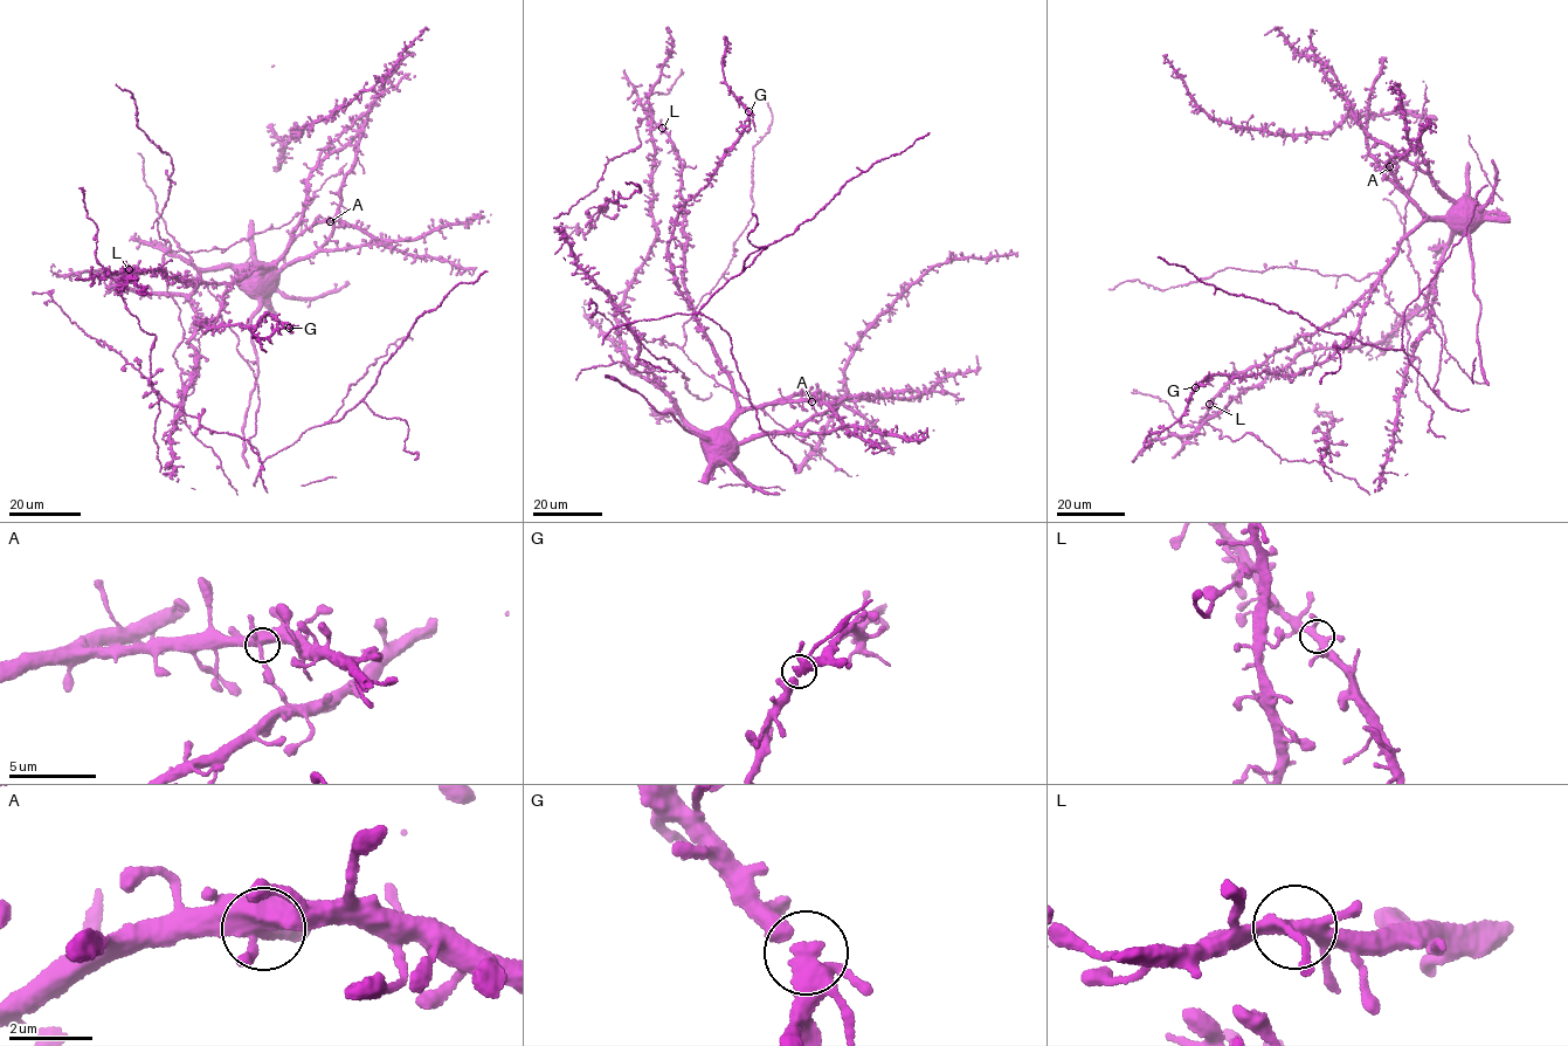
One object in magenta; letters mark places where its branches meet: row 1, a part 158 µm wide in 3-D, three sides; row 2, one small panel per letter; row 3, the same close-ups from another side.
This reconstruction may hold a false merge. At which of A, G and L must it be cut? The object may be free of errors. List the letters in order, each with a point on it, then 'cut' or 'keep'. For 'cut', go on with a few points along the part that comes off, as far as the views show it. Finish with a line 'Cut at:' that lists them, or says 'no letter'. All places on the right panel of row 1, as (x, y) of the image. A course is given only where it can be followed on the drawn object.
A: (1389, 166) | keep
G: (1195, 387) | keep
L: (1209, 404) | keep
Cut at: no letter

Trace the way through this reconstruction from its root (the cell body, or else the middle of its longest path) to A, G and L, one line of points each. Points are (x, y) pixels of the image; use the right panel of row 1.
A: (1456, 227), (1428, 215), (1410, 201), (1389, 166)
G: (1456, 227), (1430, 219), (1409, 232), (1376, 280), (1361, 322), (1327, 359), (1292, 374), (1216, 373), (1195, 387)
L: (1456, 227), (1434, 219), (1414, 228), (1369, 289), (1342, 315), (1298, 337), (1261, 364), (1237, 373), (1209, 404)

